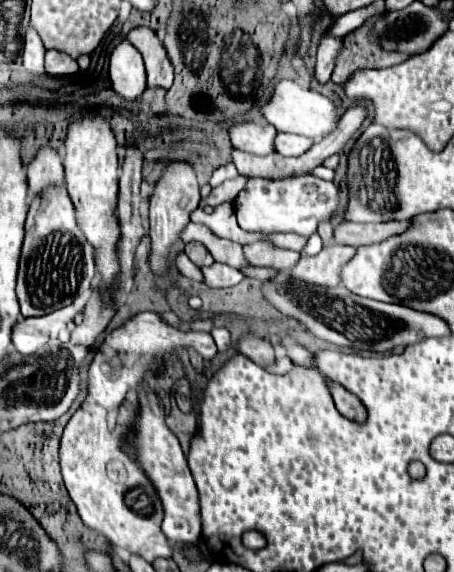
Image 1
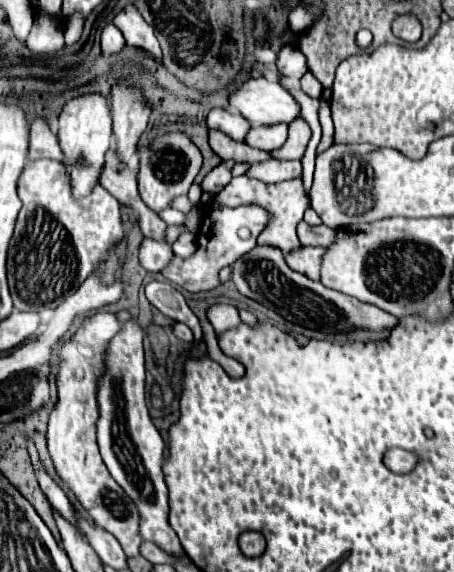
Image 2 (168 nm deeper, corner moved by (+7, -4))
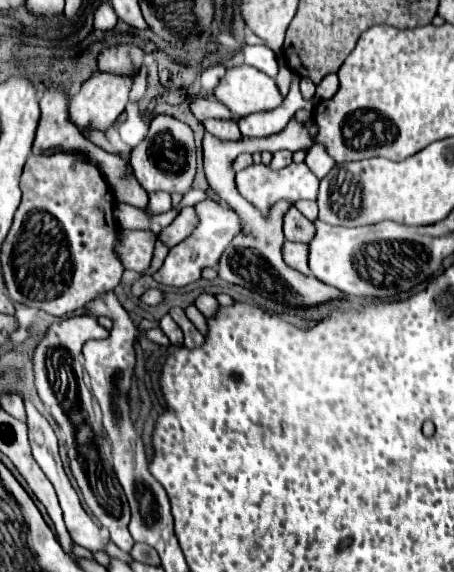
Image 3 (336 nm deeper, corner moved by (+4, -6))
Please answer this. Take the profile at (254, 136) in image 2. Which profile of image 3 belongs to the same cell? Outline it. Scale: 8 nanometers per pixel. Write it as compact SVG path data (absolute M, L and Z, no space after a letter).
M296 79L284 103L276 111L266 111L264 115L248 115L244 119L238 119L238 127L244 137L270 137L280 133L296 115L296 111L300 109L312 111L312 107L314 107L314 101L308 101L302 97L298 89L298 79Z

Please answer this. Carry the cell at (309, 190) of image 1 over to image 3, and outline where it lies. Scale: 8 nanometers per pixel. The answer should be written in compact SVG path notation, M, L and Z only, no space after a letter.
M206 199L202 203L196 203L196 213L200 215L200 223L198 223L196 231L188 239L184 239L182 243L174 245L170 249L168 257L164 259L164 265L152 275L158 283L174 285L174 287L186 287L188 283L202 279L202 271L206 267L218 267L218 261L220 261L224 249L242 231L242 221L240 221L238 213L232 211L230 207L218 203L218 201Z

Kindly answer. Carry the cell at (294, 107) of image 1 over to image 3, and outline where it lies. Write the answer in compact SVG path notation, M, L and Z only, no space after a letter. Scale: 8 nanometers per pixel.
M248 65L226 69L226 75L214 89L214 97L224 103L236 119L272 111L284 101L276 81Z

